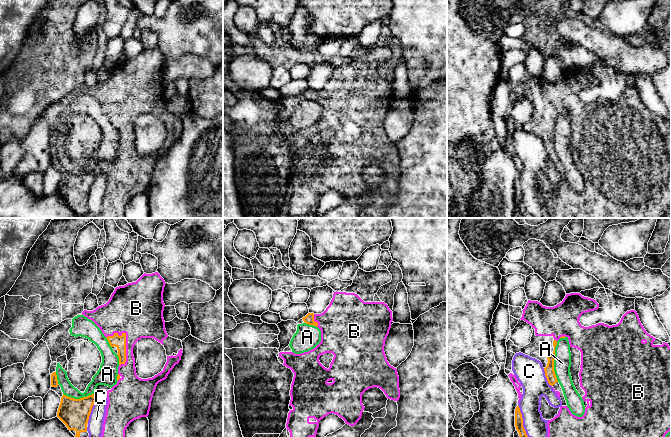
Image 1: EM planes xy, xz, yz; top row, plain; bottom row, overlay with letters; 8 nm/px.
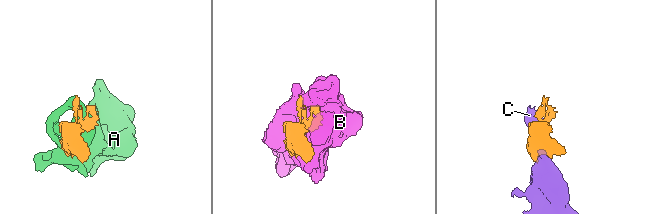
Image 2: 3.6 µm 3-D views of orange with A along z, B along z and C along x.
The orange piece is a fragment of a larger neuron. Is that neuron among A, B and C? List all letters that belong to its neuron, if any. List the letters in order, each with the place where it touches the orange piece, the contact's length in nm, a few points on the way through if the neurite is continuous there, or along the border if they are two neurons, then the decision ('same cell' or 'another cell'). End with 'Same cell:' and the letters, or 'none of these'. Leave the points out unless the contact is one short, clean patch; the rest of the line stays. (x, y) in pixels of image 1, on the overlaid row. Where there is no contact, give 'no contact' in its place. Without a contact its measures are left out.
A: contact yz (553, 361); length 320 nm; another cell
B: contact xy (125, 350); length 280 nm; same cell
C: contact yz (522, 421); length 260 nm; another cell
Same cell: B

